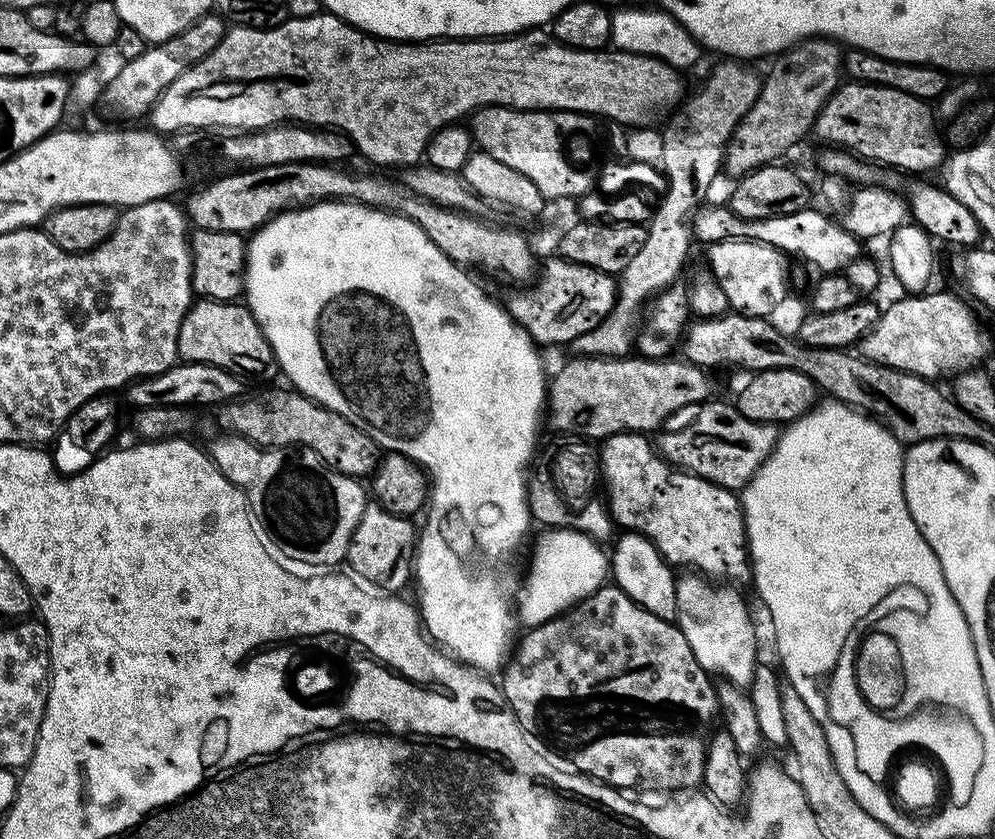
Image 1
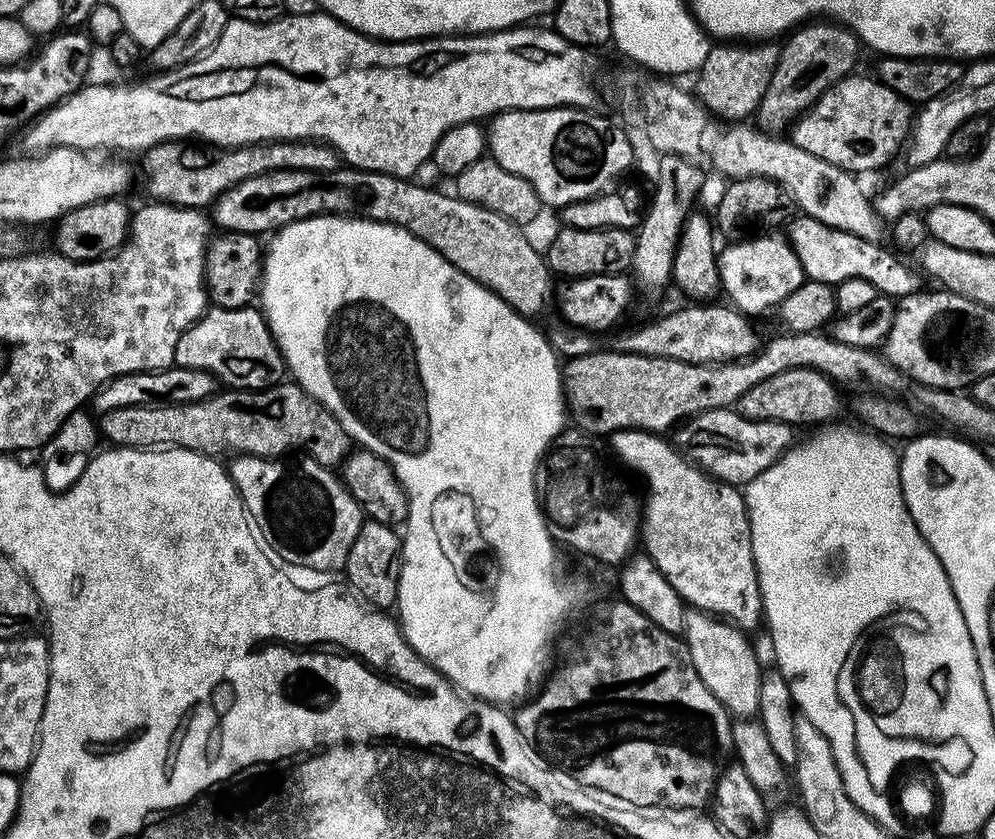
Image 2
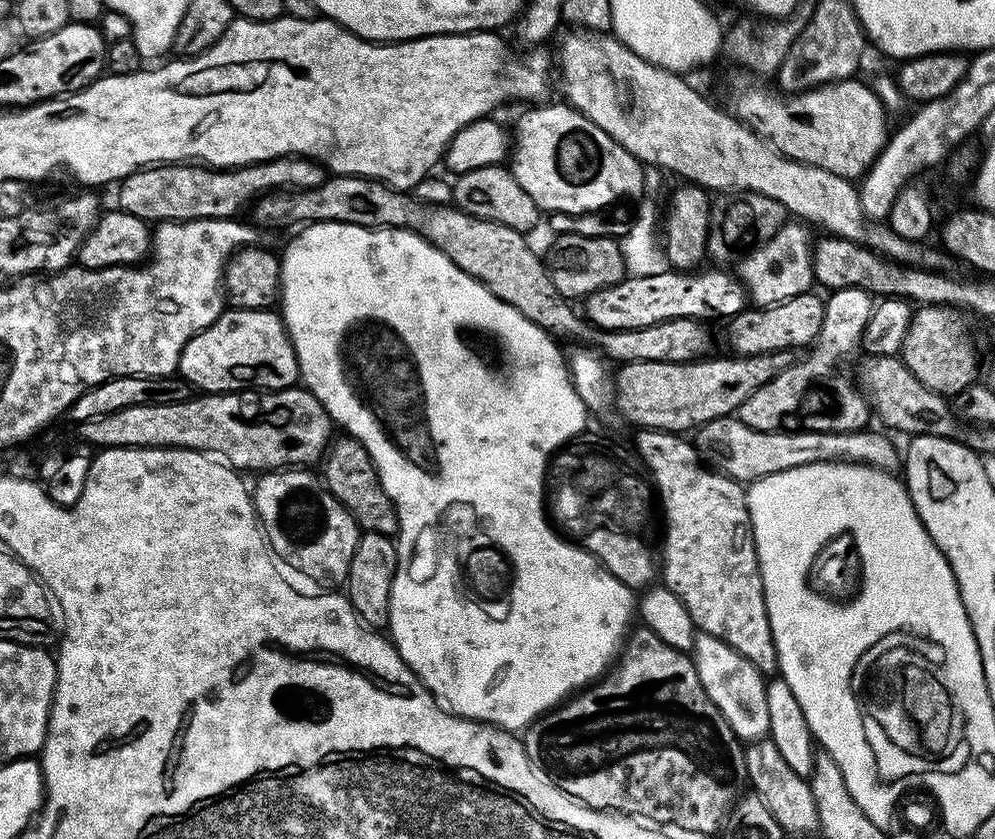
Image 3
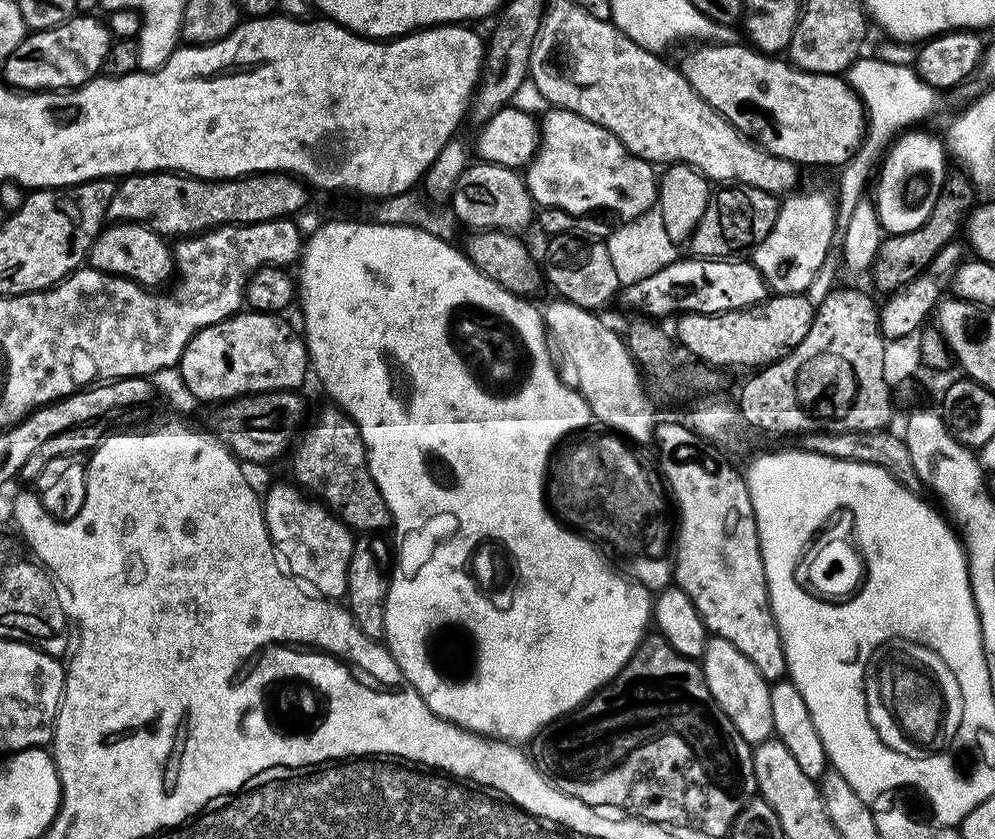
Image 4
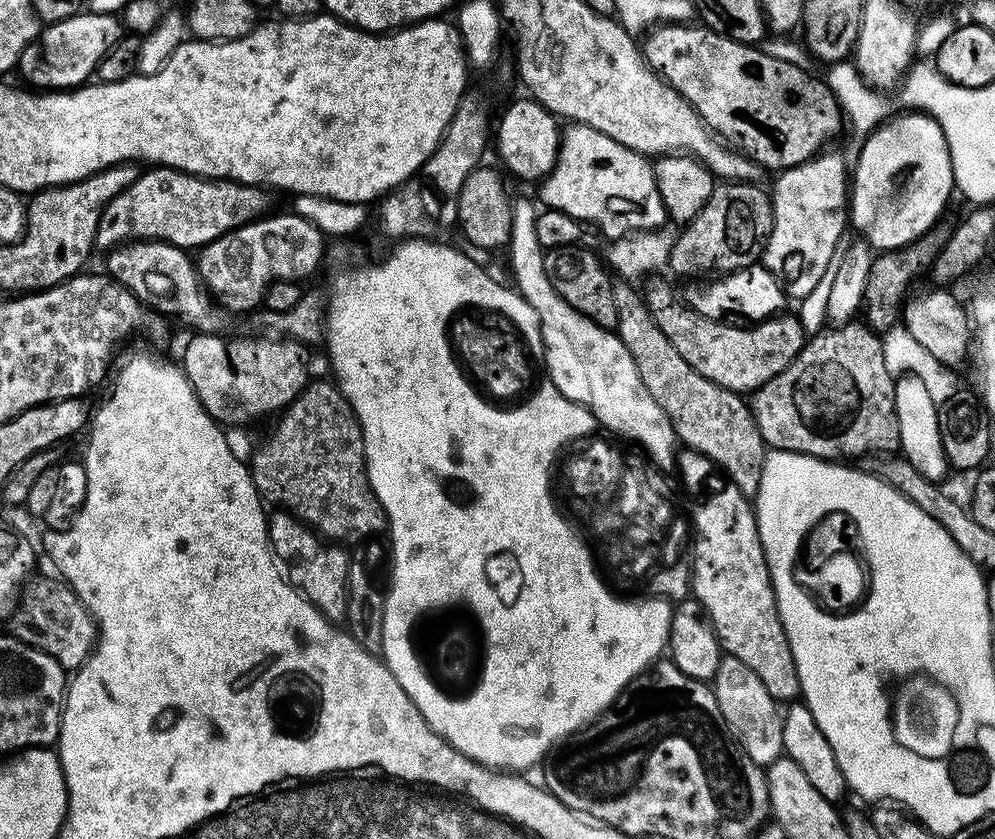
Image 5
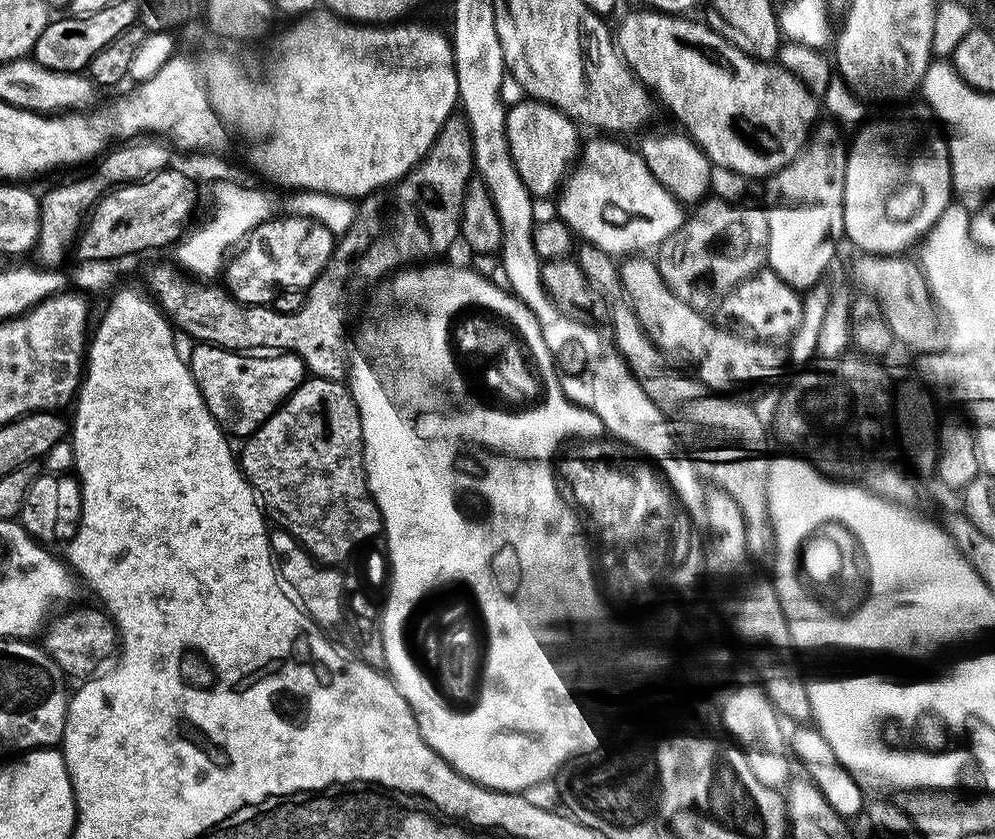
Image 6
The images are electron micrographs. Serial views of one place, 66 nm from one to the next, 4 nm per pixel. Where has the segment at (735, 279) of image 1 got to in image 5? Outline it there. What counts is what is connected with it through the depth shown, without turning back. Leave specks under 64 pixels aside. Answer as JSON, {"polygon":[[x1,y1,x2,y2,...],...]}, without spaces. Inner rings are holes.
{"polygon":[[834,154,824,155,781,171,770,194,773,222,762,264,769,272,784,275,792,283,796,298,812,290,822,277,848,222,847,211,843,209,848,200,848,166]]}

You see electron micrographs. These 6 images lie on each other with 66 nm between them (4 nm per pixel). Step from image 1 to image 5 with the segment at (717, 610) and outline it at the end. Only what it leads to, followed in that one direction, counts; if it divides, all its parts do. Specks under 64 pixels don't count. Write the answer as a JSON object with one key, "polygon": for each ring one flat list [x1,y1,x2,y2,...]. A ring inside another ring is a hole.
{"polygon":[[725,655,714,677,714,691,724,721,728,723,732,735,744,747,744,753,761,766,781,759,784,752,782,712,778,701,768,693,766,686,762,686,762,678,758,678,758,674,750,670,750,666,738,662,738,658]]}

